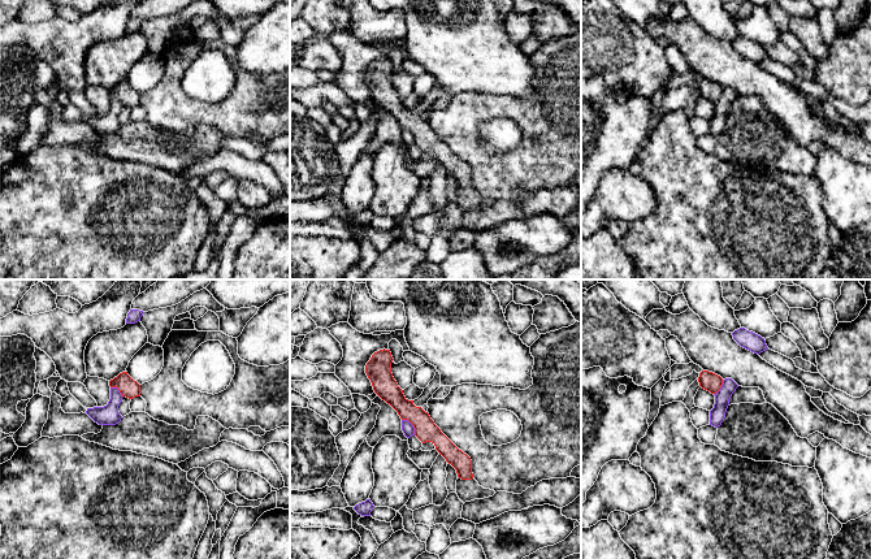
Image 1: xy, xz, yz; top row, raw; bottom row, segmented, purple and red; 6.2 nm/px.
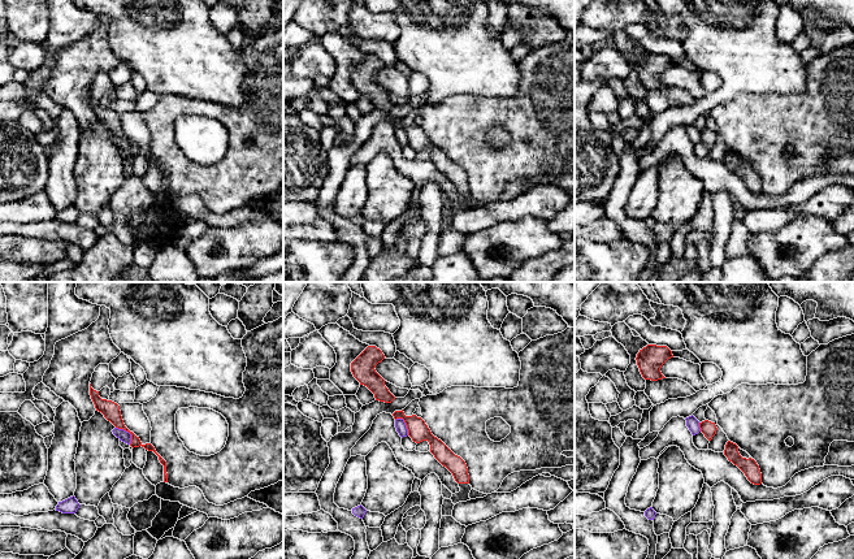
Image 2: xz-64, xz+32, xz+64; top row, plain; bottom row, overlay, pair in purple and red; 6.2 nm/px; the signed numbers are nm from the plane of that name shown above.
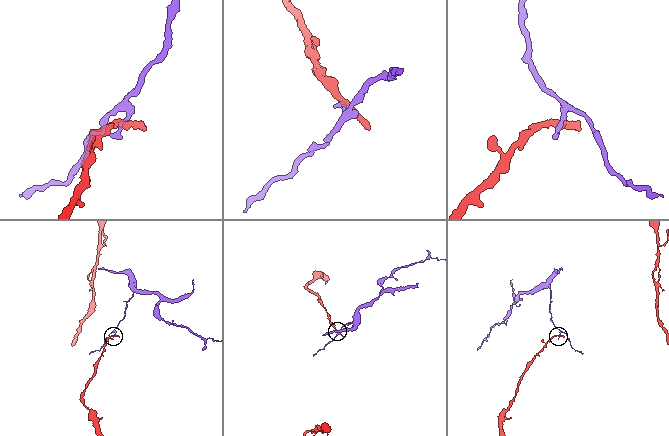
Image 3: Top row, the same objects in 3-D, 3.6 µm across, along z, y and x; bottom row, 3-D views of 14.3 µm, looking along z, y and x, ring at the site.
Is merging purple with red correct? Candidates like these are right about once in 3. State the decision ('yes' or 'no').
no

